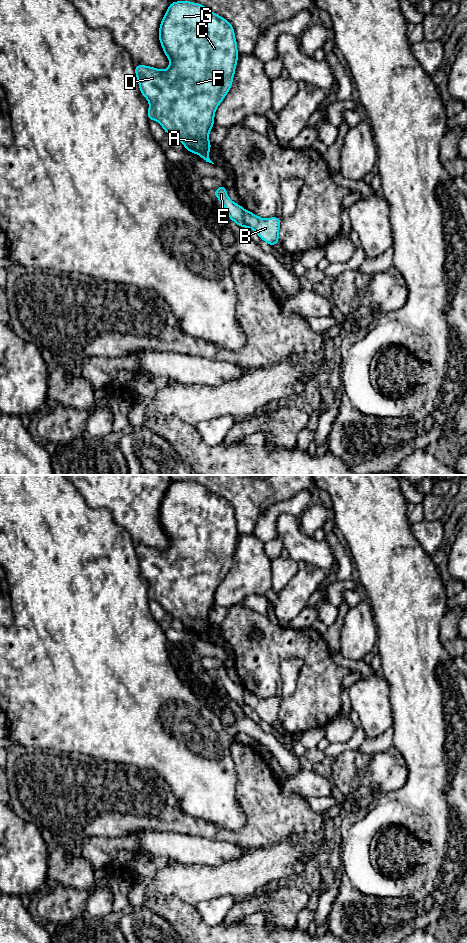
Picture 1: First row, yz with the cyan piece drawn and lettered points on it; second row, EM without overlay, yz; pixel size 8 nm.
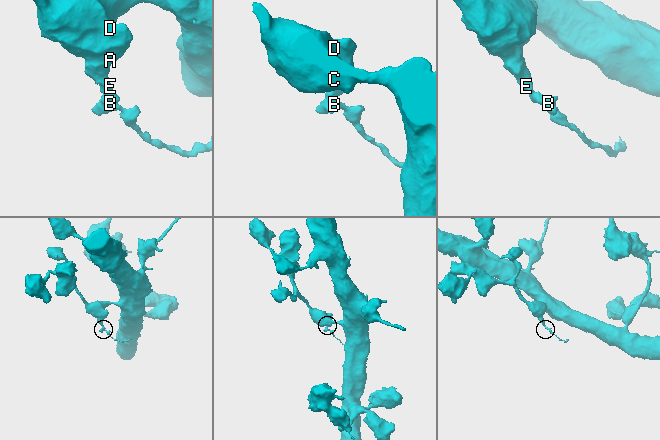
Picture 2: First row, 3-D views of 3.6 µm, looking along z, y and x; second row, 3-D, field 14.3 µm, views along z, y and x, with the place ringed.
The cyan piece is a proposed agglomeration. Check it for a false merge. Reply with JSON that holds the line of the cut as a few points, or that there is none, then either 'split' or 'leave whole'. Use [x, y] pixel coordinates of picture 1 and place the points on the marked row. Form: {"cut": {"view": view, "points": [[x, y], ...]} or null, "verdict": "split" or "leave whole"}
{"cut": {"view": "yz", "points": [[243, 210], [244, 226]]}, "verdict": "split"}

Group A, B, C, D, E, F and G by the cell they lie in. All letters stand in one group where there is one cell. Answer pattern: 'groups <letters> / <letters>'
groups A C D E F G / B

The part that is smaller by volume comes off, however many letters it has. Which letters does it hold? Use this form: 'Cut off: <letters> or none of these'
Cut off: B

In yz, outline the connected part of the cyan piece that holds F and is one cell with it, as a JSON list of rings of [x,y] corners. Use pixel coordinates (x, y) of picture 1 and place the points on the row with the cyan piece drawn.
[[[176,1],[171,2],[161,21],[159,41],[170,60],[169,67],[160,70],[146,65],[135,66],[140,92],[149,102],[147,117],[157,121],[174,139],[180,140],[188,152],[193,152],[201,156],[202,160],[214,164],[209,158],[209,150],[212,148],[209,133],[214,126],[215,111],[228,94],[235,74],[239,53],[234,28],[225,18],[201,4]]]

